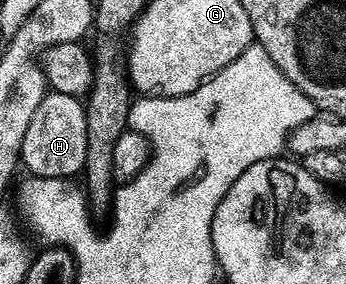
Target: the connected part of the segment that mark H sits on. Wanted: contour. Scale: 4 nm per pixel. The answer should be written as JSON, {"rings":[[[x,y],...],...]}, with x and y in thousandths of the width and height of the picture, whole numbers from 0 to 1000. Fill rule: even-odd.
{"rings":[[[142,320],[104,380],[69,475],[61,574],[110,623],[205,630],[246,595],[251,563],[251,408],[228,342]]]}

